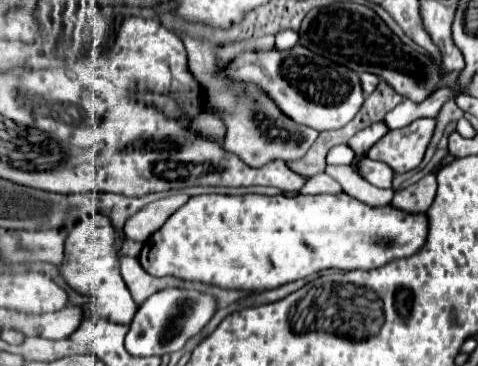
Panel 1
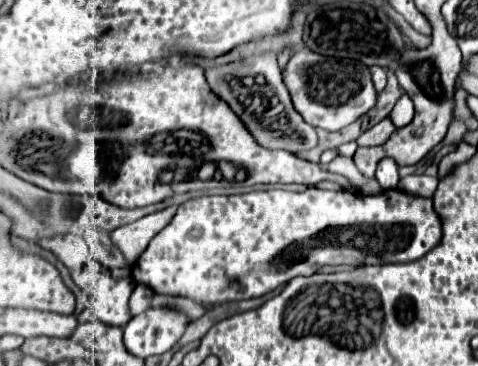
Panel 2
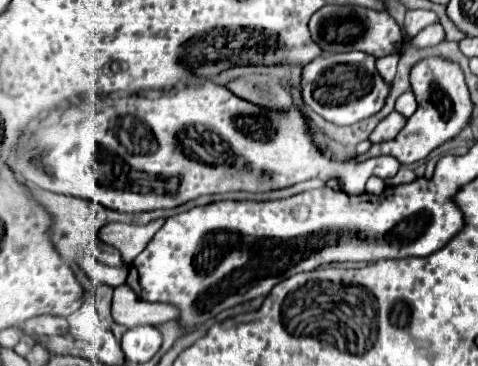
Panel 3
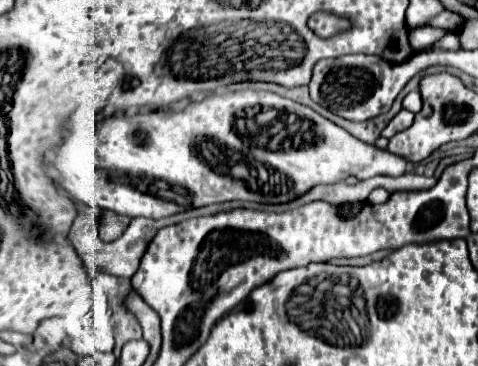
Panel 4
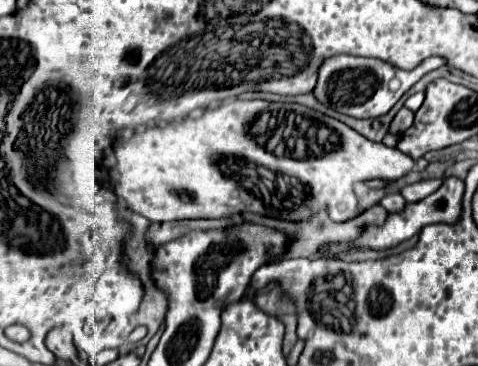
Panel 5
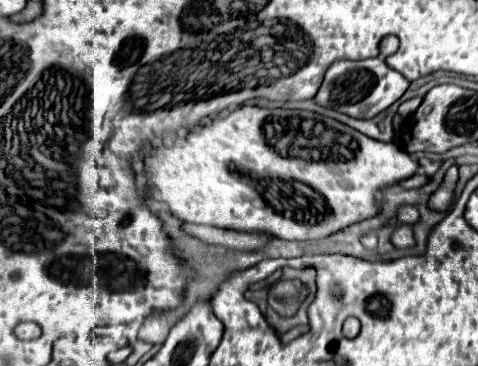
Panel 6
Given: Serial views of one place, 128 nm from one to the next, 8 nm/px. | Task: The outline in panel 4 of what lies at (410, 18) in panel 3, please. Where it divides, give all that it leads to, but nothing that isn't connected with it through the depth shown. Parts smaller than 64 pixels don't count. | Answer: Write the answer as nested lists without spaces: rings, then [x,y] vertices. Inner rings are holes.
[[[442,12],[430,20],[430,26],[434,26],[434,28],[458,28],[458,26],[462,26],[462,18],[454,12]]]

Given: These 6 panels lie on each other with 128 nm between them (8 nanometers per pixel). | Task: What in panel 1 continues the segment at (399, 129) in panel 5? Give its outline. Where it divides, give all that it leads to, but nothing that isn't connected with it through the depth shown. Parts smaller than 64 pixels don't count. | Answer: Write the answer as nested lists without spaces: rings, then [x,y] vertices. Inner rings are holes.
[[[376,122],[376,124],[356,132],[352,136],[352,140],[348,140],[348,144],[360,158],[360,156],[366,156],[366,152],[380,140],[380,136],[386,136],[386,132],[388,132],[388,126],[384,122]]]

